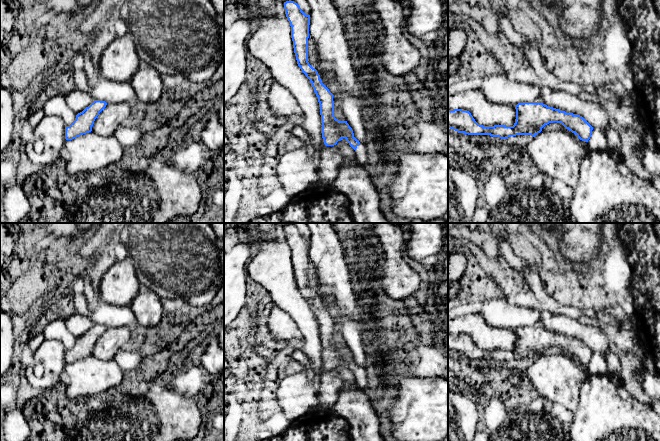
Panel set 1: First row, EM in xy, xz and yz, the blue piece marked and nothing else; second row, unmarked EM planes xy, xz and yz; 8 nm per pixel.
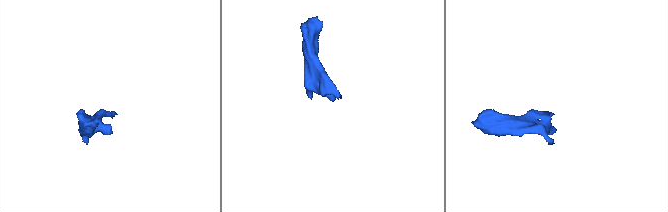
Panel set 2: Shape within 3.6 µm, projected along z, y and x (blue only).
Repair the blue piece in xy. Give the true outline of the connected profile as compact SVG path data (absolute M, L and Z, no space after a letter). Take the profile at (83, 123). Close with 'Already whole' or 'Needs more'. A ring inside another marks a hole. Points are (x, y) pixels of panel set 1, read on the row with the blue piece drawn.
M94 100L82 112L78 113L75 120L65 127L65 139L72 140L80 135L91 132L95 119L106 105L105 101Z. Already whole

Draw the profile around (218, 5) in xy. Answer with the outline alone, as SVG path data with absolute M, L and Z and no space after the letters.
M210 0L214 6L216 13L221 18L224 15L224 0Z

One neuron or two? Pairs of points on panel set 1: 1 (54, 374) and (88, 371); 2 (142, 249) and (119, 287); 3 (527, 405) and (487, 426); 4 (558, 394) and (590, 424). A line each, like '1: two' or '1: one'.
1: two
2: two
3: one
4: two

